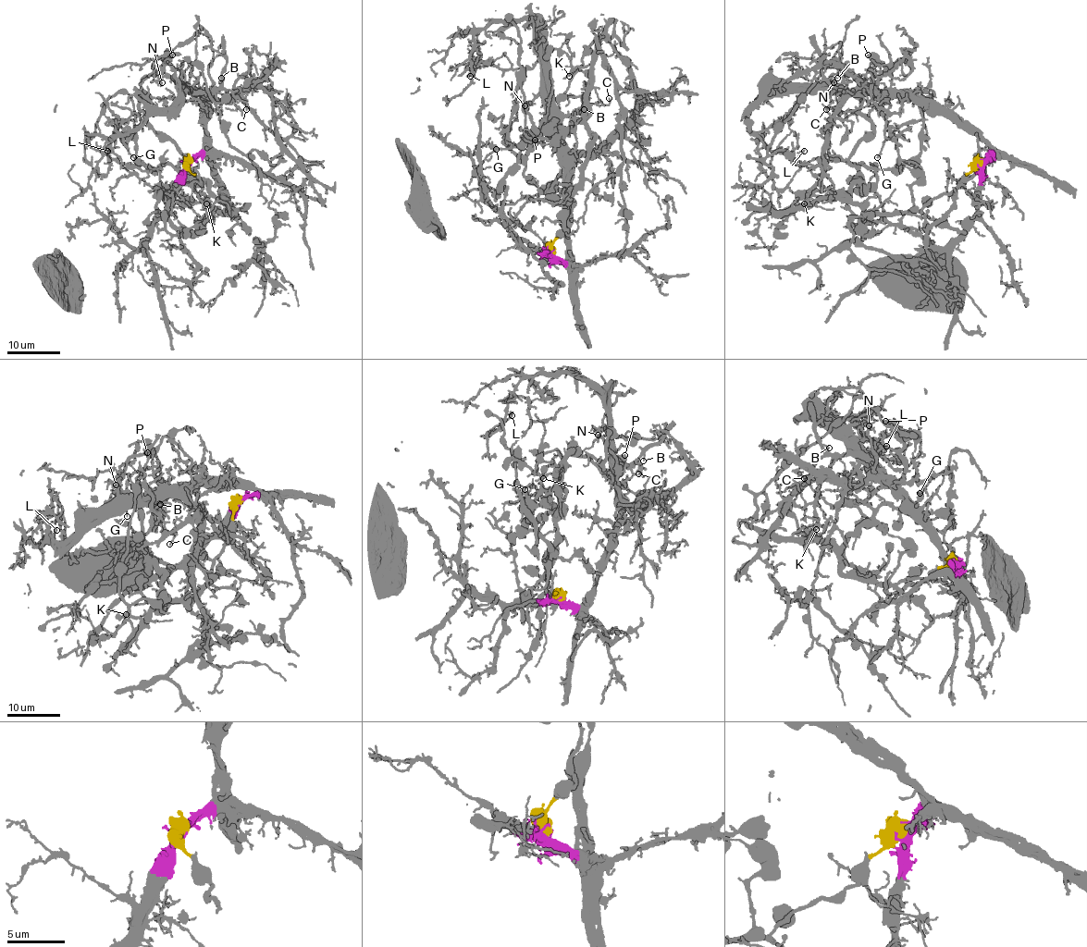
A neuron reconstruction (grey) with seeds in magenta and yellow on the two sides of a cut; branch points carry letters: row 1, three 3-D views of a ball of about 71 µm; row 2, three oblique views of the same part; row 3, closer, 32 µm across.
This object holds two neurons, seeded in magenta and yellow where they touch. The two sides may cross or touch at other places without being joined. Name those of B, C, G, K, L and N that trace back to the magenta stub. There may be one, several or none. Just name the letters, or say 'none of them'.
B, C, L, N

